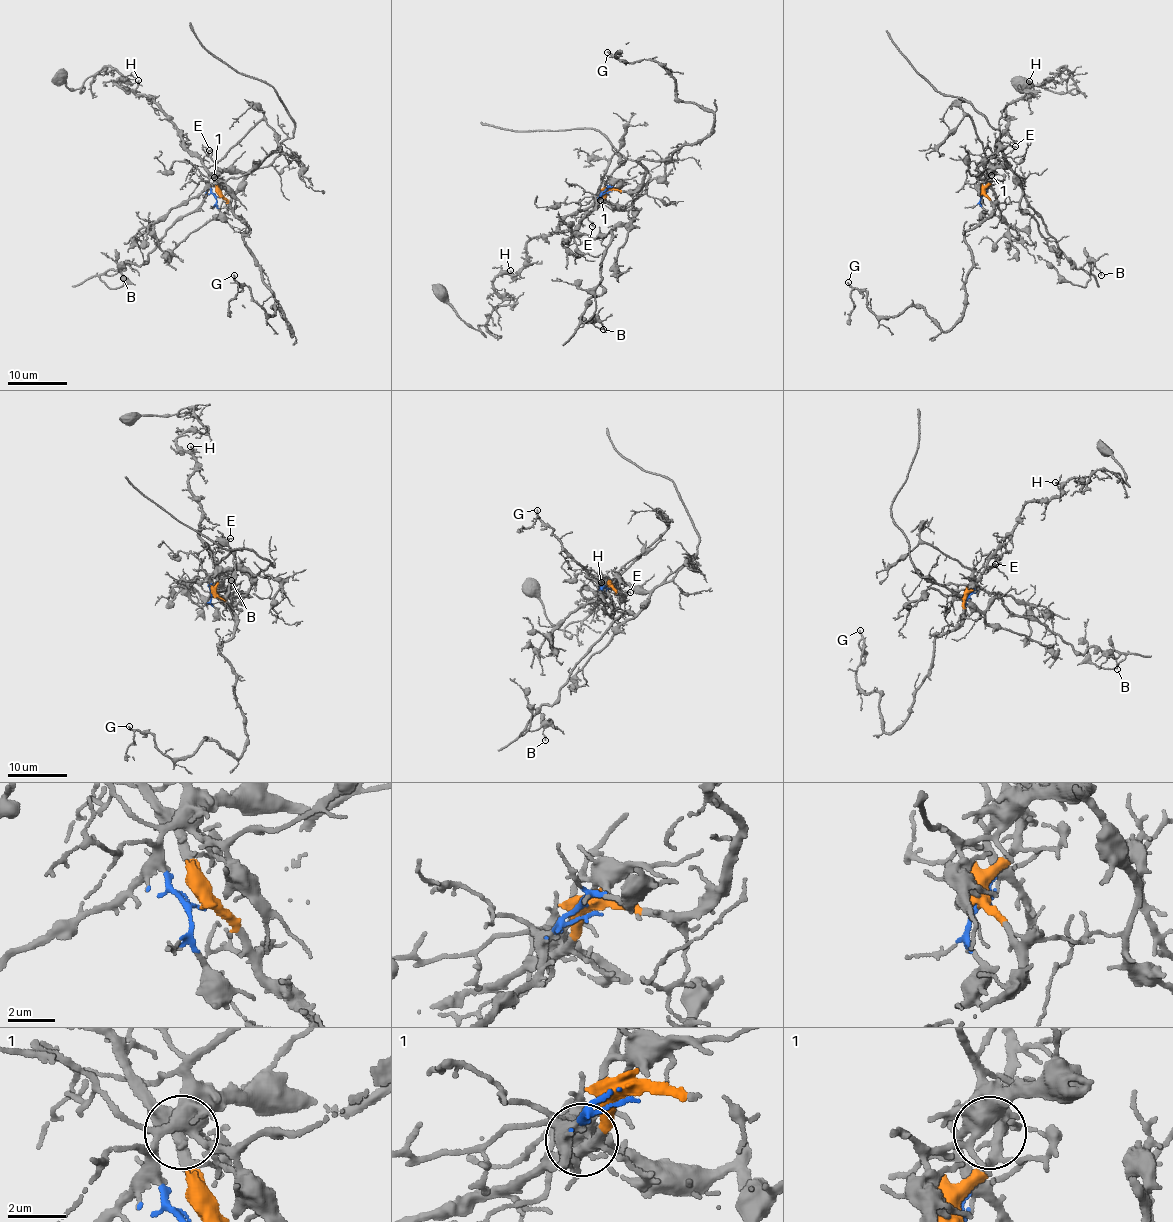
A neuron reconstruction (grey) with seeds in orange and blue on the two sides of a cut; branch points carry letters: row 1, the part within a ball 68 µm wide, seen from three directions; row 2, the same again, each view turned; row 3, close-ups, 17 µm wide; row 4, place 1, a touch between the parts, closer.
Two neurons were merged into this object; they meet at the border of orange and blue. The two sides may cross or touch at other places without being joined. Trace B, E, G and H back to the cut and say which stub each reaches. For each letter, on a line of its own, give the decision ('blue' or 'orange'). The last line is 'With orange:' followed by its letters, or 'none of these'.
B: blue
E: orange
G: orange
H: orange
With orange: E, G, H

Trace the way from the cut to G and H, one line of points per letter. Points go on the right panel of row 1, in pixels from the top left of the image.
G: (984, 194), (992, 212), (965, 233), (971, 269), (951, 327), (922, 308), (878, 316), (847, 282)
H: (984, 194), (991, 181), (997, 139), (1007, 122), (1006, 108), (1021, 97), (1032, 96), (1029, 80)

